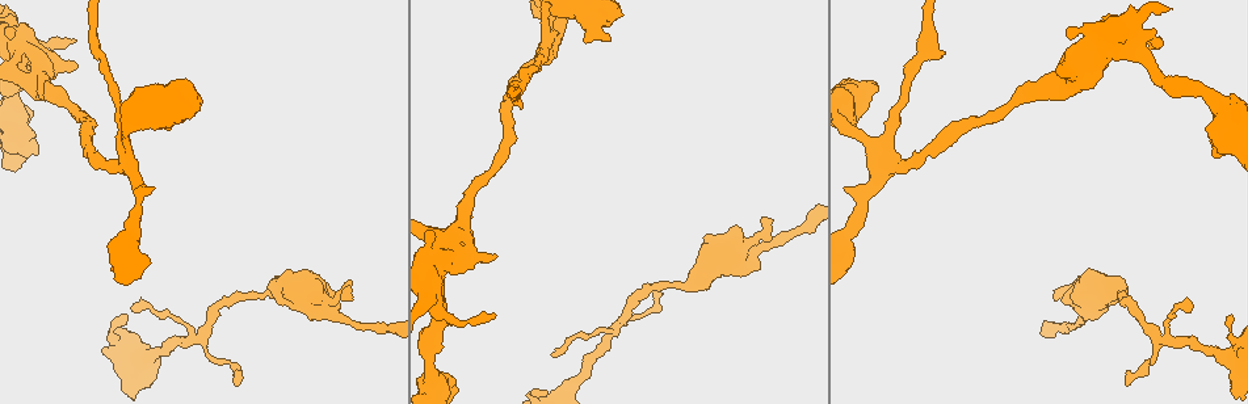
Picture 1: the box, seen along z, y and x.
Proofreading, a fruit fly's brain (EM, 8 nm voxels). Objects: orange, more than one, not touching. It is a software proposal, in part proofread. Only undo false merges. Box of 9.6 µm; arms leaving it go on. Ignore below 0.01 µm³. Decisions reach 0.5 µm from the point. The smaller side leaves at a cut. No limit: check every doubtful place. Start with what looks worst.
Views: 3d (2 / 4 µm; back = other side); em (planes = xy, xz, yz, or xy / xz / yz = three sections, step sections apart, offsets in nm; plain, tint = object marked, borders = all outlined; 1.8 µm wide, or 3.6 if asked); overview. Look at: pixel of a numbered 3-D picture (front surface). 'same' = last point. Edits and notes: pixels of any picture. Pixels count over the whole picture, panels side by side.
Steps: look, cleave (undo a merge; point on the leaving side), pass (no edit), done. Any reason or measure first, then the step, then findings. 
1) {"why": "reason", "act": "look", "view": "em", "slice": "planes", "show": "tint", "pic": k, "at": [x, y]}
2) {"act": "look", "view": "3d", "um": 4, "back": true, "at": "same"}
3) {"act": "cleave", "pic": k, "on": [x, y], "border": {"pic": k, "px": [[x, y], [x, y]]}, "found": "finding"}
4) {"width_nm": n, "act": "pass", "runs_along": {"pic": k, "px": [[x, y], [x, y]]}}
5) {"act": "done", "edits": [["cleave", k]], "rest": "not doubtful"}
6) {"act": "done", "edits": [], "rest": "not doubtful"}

{"why": "thick turns thin", "act": "look", "view": "3d", "um": 2, "pic": 1, "at": [869, 139]}

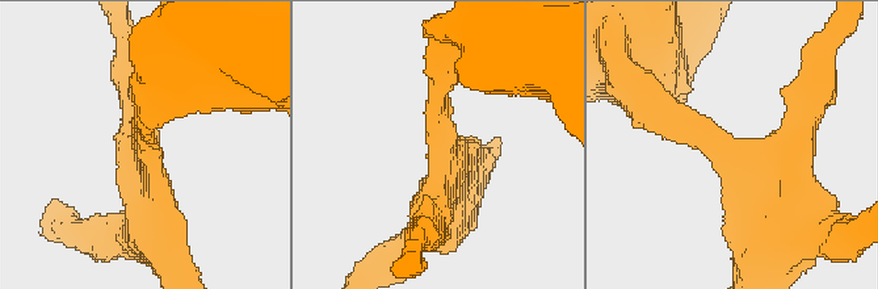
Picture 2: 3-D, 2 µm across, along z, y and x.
{"arms": 4, "why": "shape alone is not enough", "act": "look", "view": "em", "um": 3.6, "slice": "planes", "show": "tint", "pic": 2, "at": [145, 155]}

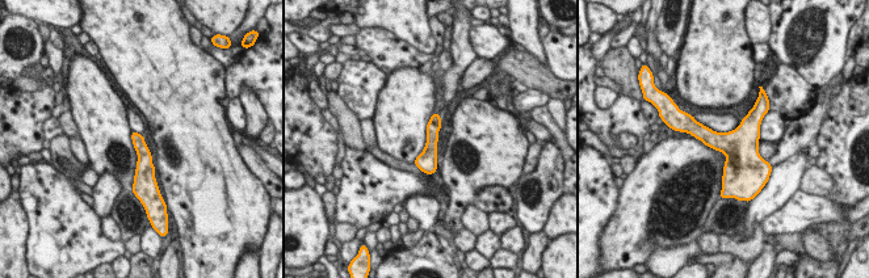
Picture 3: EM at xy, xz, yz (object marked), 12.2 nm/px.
{"act": "pass", "runs_along": {"pic": 3, "px": [[436, 117], [432, 129], [428, 171]]}, "found": "continuous, no second neuron"}

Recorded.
{"why": "four arms meet", "act": "look", "view": "3d", "um": 2, "back": true, "pic": 1, "at": [620, 319]}

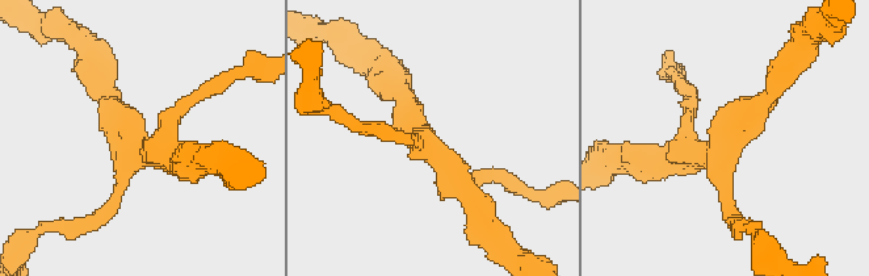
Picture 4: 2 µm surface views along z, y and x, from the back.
{"arms": 4, "why": "shape alone is not enough", "act": "look", "view": "em", "slice": "xz", "step": 4, "show": "tint", "pic": 4, "at": [422, 140]}

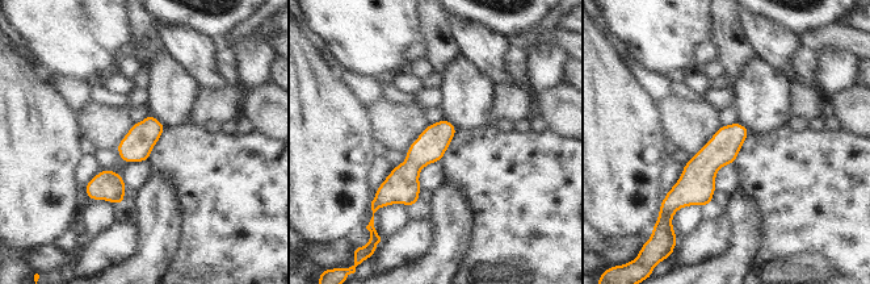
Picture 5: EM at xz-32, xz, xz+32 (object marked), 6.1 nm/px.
{"why": "cut it another way", "act": "look", "view": "em", "slice": "planes", "show": "borders", "at": "same"}

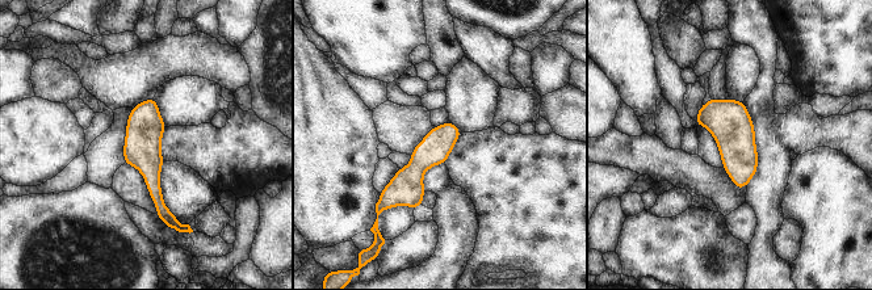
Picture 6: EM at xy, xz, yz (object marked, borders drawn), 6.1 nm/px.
{"width_nm": 190, "act": "pass", "runs_along": {"pic": 6, "px": [[151, 101], [149, 163], [166, 219]]}, "found": "all the same neuron"}

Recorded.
{"why": "calibre changes", "act": "look", "view": "em", "um": 3.6, "slice": "planes", "show": "tint", "pic": 1, "at": [23, 42]}

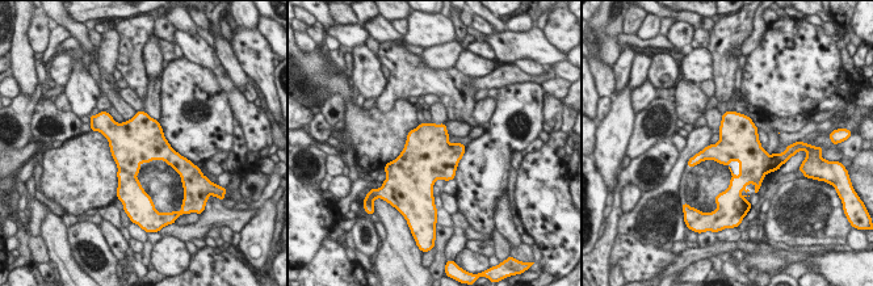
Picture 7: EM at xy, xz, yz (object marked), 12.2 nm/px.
{"width_nm": 550, "act": "pass", "found": "one neuron here"}

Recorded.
{"why": "sudden change in width", "act": "look", "view": "em", "slice": "planes", "show": "borders", "pic": 1, "at": [42, 85]}

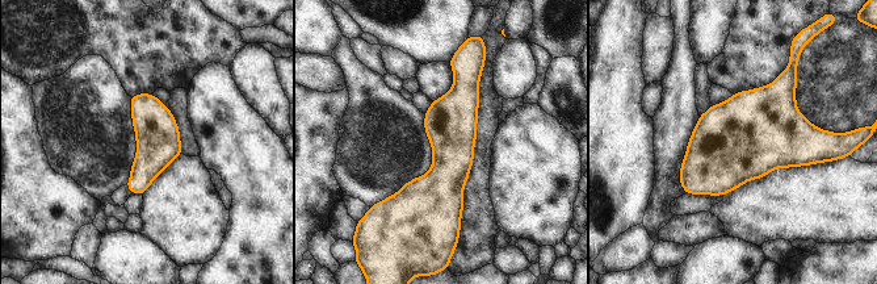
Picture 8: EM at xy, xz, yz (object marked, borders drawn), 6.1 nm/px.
{"act": "pass", "runs_along": {"pic": 8, "px": [[456, 66], [460, 105], [435, 222]]}, "found": "continuous, no second neuron"}

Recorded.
{"act": "done", "edits": [], "rest": "not doubtful"}

